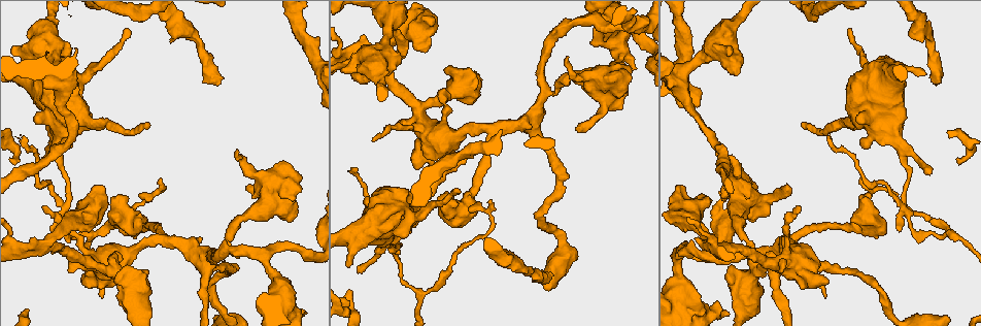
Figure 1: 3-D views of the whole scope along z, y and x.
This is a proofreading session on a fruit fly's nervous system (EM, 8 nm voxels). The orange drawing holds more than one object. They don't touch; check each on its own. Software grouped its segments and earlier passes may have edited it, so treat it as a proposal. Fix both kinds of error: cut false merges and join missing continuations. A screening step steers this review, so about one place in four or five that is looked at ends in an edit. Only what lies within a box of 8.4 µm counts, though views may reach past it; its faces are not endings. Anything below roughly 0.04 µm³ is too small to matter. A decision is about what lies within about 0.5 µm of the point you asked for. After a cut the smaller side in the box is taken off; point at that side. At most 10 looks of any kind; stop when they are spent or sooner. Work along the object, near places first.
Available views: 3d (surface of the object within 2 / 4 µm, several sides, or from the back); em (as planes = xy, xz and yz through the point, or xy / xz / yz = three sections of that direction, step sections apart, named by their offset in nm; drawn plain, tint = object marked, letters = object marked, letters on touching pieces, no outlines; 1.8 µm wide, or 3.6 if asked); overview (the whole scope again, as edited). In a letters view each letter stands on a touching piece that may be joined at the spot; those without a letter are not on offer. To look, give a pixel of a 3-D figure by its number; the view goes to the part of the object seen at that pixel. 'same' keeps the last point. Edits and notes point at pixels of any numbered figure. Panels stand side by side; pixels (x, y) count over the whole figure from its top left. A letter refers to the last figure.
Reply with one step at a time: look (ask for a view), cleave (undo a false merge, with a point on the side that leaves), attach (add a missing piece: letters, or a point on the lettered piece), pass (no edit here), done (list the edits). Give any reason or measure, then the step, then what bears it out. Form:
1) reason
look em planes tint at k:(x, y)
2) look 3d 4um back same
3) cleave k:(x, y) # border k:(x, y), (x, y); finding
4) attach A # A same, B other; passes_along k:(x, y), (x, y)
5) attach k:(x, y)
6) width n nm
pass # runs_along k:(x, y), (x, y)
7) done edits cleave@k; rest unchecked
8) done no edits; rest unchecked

calibre changes
look em 3.6um planes letters at 1:(61, 78)

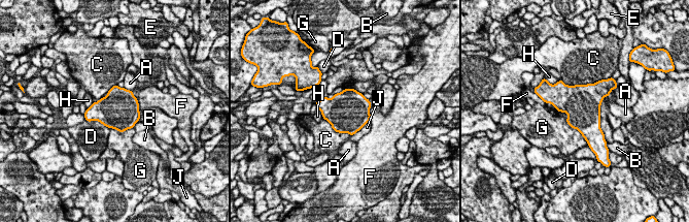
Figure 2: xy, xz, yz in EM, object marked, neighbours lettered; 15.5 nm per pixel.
pass # A other, B other, C other, D other, E other, F other, G other, H other, J other; all the same neuron

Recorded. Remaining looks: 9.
abrupt turn
look em 3.6um planes letters at 1:(406, 212)

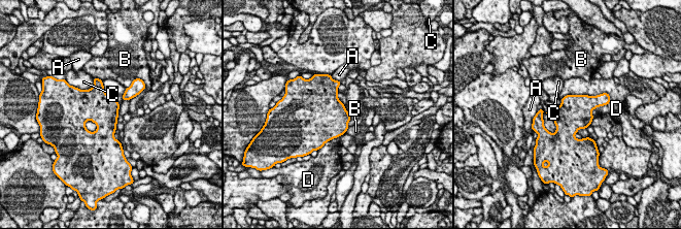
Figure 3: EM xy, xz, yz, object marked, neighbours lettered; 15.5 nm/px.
pass # A other, B other, C other, D other; border 3:(599, 94), (566, 94), (559, 99); all the same neuron

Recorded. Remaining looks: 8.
long arm stops here
look em planes letters at 1:(24, 137)

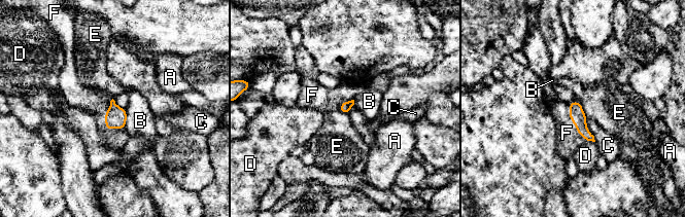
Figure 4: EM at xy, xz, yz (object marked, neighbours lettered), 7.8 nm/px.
attach F # A other, B other, C other, D other, E other, F same; passes_along 4:(115, 117), (105, 122), (95, 102); the neuron continues

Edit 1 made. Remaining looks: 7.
look overview

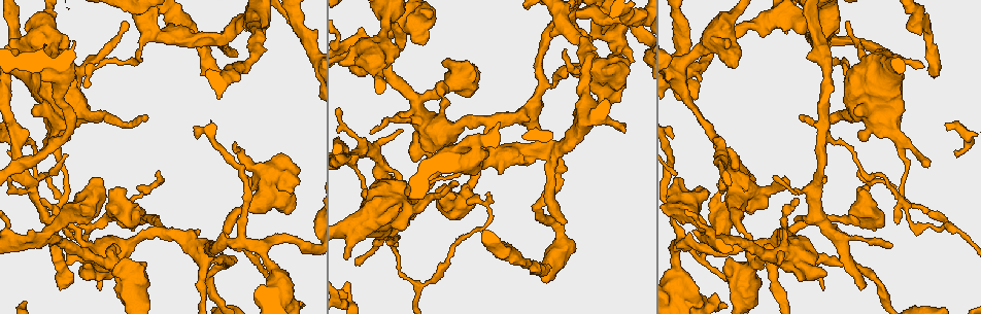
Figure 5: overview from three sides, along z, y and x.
branch stops here
look 3d 2um back at 5:(549, 267)

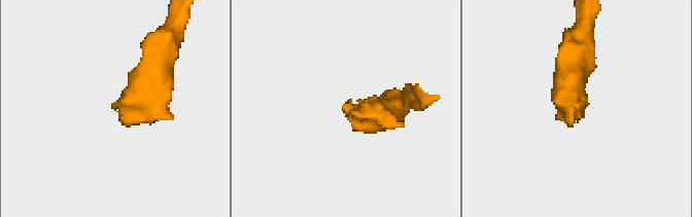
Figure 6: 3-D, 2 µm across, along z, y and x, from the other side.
look em planes letters at 6:(112, 107)

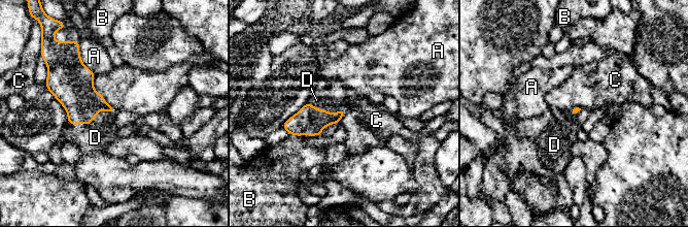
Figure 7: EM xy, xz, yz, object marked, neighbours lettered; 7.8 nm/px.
attach D # A other, B other, C other, D same; passes_along 7:(76, 94), (92, 121), (95, 137); the neuron continues

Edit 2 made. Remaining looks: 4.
done edits attach@4, attach@7; rest unchecked

